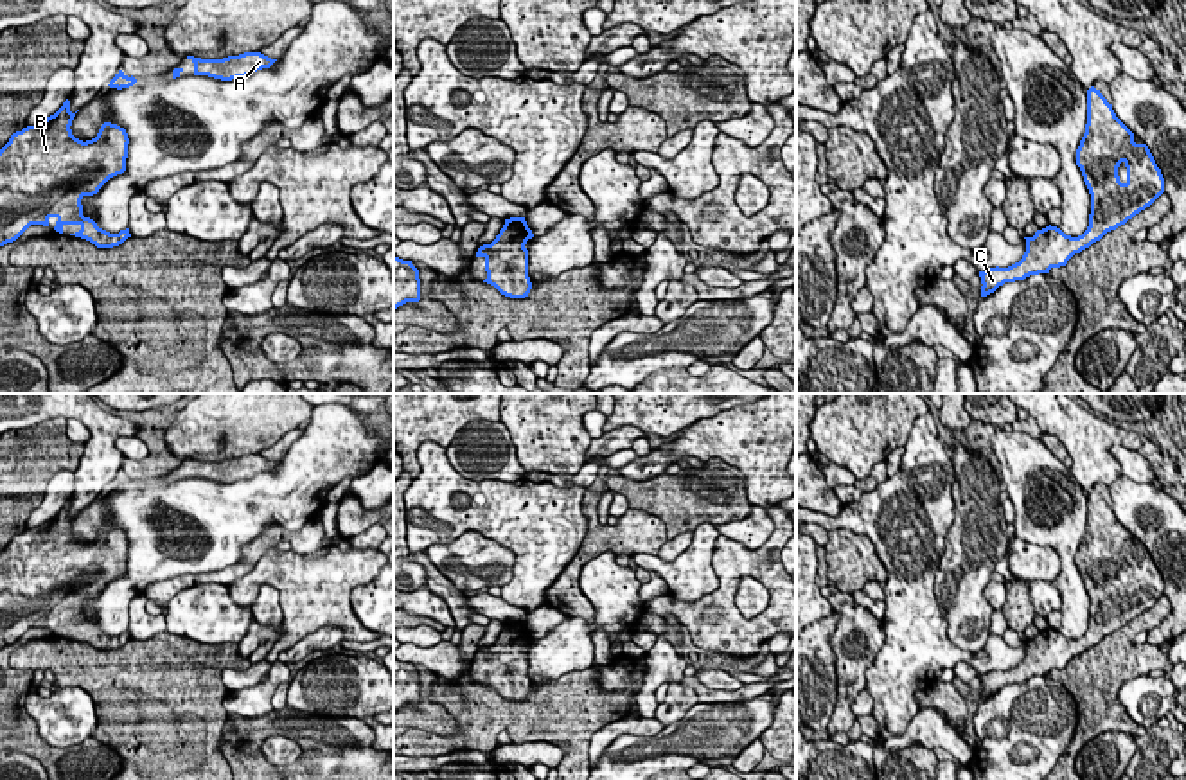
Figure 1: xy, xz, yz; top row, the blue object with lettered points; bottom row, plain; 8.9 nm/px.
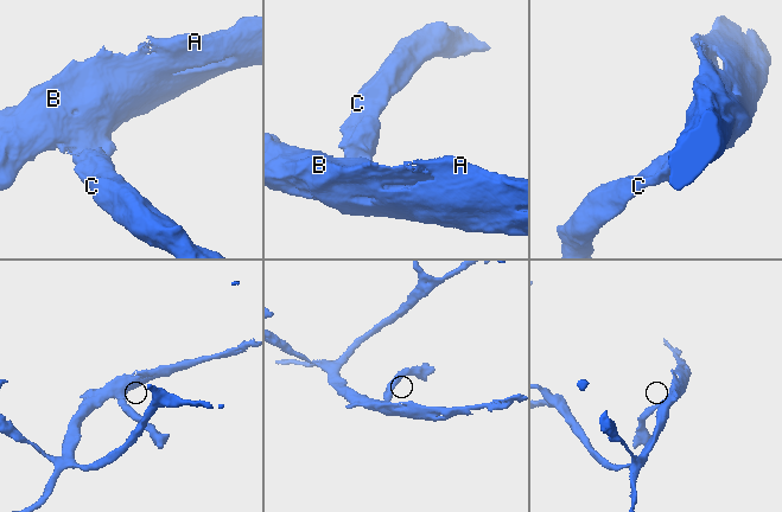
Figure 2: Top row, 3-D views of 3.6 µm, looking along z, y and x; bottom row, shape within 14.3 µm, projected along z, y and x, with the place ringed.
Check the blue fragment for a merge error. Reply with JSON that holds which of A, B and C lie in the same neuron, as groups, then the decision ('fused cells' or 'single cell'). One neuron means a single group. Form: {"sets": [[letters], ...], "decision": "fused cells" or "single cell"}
{"sets": [["A", "B", "C"]], "decision": "single cell"}

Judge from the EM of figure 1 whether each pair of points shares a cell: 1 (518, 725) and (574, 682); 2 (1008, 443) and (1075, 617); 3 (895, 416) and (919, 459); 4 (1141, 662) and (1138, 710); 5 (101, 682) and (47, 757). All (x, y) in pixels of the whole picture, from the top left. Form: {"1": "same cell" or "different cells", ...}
{"1": "same cell", "2": "same cell", "3": "different cells", "4": "different cells", "5": "different cells"}

